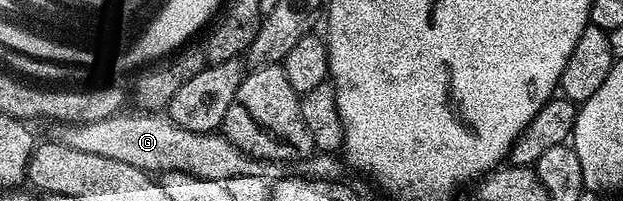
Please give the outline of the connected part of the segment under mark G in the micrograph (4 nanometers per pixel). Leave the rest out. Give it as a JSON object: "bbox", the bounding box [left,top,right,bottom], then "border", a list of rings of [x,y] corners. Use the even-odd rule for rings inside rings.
{"bbox":[56,113,287,182],"border":[[[119,113],[104,121],[63,126],[59,130],[62,132],[56,135],[57,142],[72,149],[80,149],[80,153],[96,153],[96,157],[112,157],[112,161],[124,161],[147,173],[184,172],[222,182],[234,176],[264,177],[271,181],[287,176],[285,164],[248,155],[238,146],[232,145],[225,134],[190,131],[158,113],[126,114]]]}

